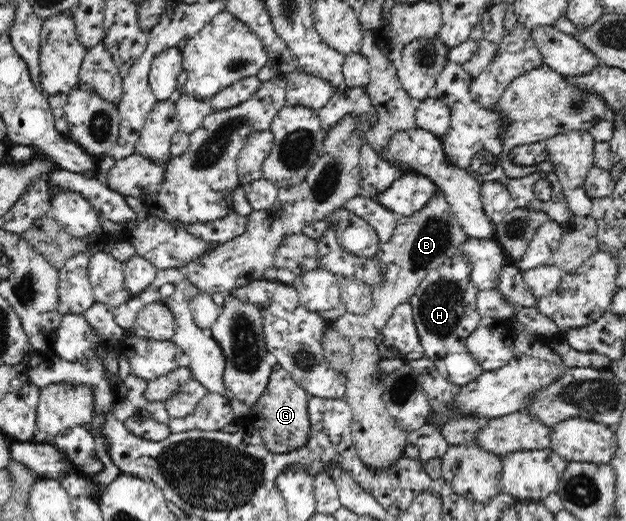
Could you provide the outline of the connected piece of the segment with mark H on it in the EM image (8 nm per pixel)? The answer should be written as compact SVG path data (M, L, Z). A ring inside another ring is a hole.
M462 252L445 260L443 265L429 270L415 293L405 299L411 304L411 313L422 348L423 358L429 359L439 374L450 383L461 387L474 381L484 372L479 361L466 349L466 340L479 326L483 317L477 311L478 289L471 283L471 265Z

